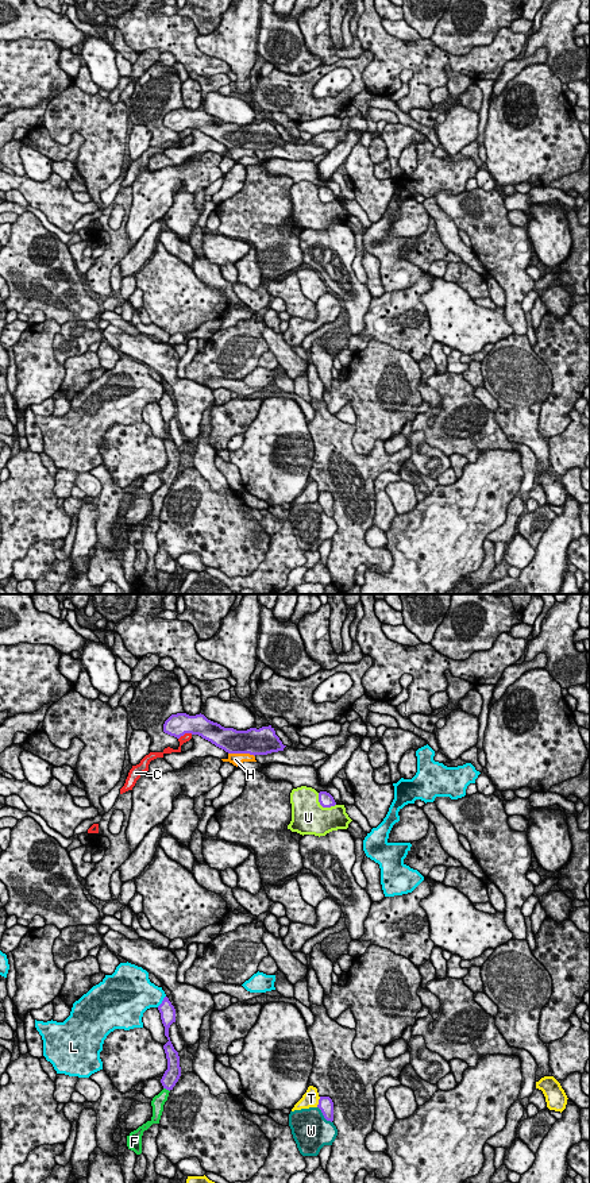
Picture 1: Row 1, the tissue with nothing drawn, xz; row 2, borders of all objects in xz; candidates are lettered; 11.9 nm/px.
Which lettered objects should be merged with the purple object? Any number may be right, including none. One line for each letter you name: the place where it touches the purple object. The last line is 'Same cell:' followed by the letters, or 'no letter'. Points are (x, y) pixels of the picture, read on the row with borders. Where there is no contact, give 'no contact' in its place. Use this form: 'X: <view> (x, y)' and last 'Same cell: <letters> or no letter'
F: xz (166, 1089)
Same cell: F

